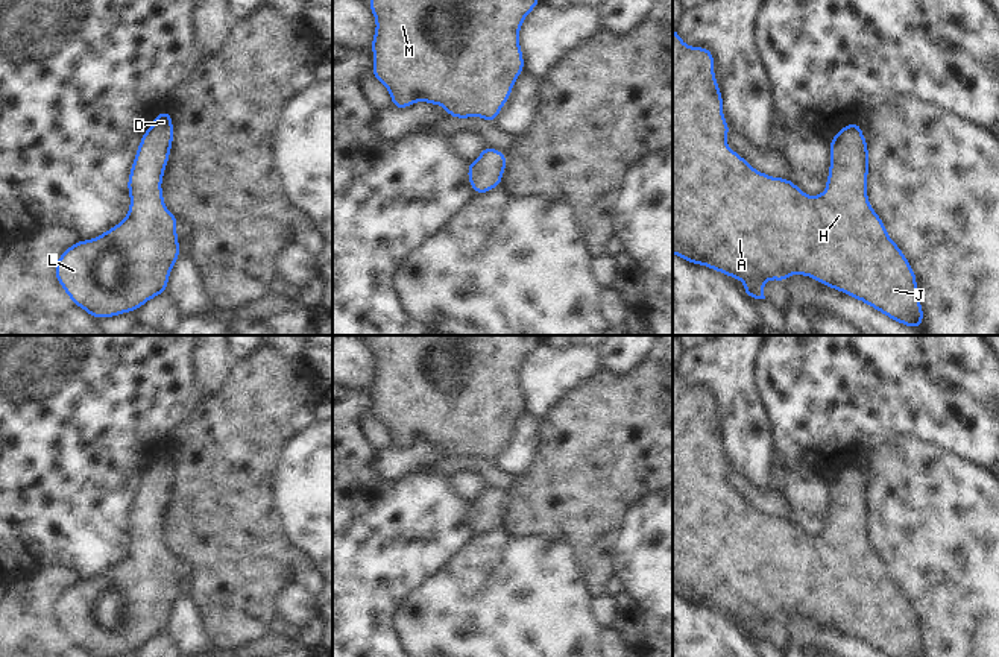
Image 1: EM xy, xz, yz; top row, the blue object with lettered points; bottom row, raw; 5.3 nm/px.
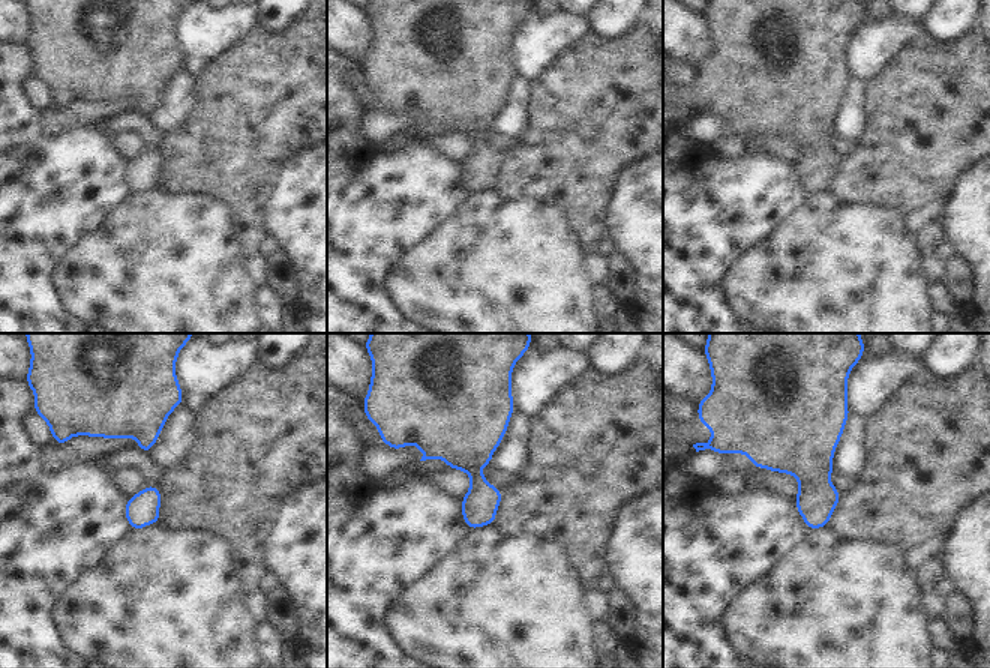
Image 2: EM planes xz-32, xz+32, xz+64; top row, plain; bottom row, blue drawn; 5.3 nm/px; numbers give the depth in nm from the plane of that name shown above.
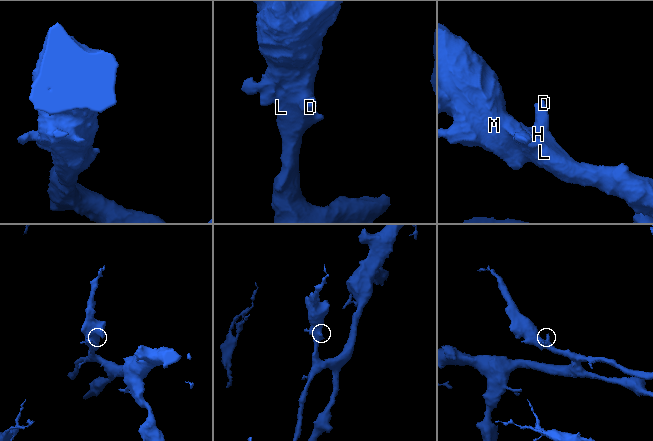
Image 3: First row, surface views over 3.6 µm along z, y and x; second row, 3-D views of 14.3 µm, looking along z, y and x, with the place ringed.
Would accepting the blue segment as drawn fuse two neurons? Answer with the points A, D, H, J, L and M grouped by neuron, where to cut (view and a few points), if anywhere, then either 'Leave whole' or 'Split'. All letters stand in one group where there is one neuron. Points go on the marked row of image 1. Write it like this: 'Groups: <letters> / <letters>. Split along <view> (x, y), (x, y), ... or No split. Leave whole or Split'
Groups: A D H J L M. No split. Leave whole.

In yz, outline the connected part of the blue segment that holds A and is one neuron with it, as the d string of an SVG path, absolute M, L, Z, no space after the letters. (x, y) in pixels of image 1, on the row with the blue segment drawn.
M673 29L673 253L742 281L747 297L765 299L767 281L785 284L797 273L858 299L897 323L922 328L923 305L919 302L917 276L868 202L868 144L861 124L849 123L829 141L826 190L823 194L808 196L786 178L758 171L727 146L730 126L724 120L723 94L714 67L715 58L707 47L686 46L677 29Z

